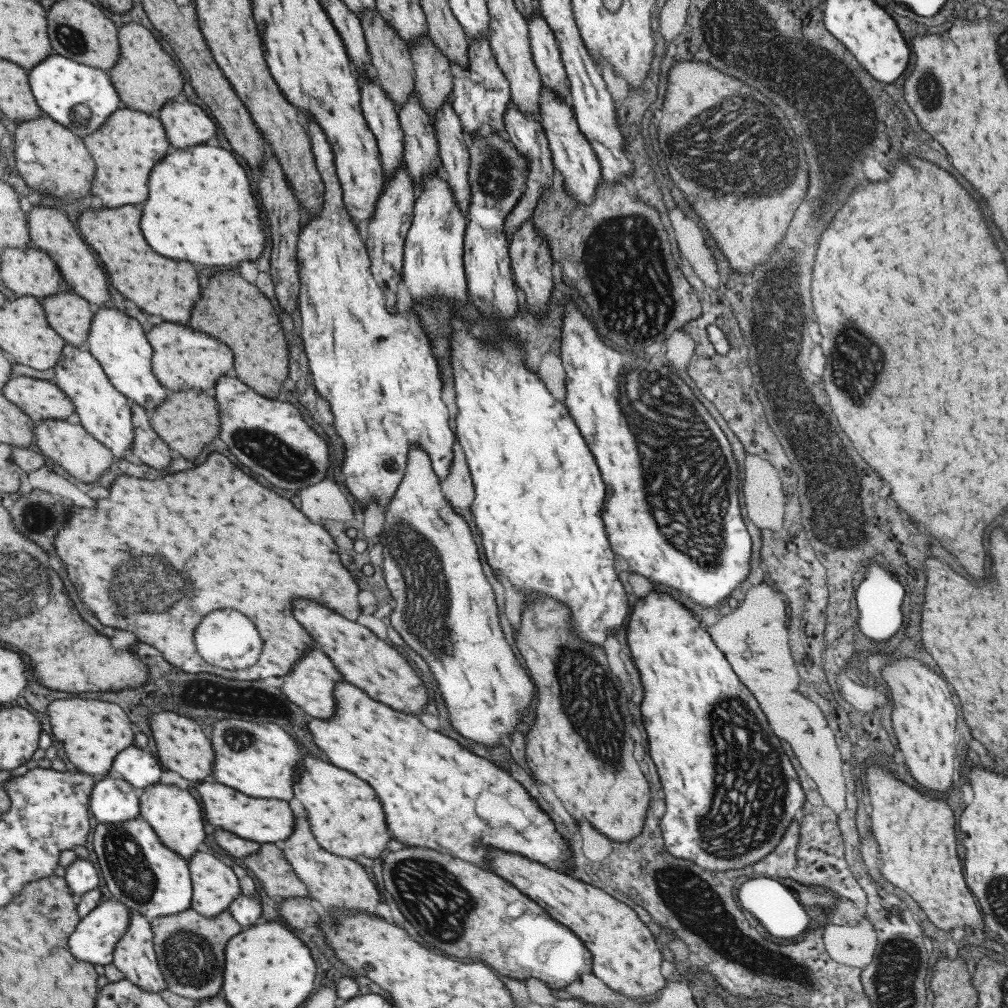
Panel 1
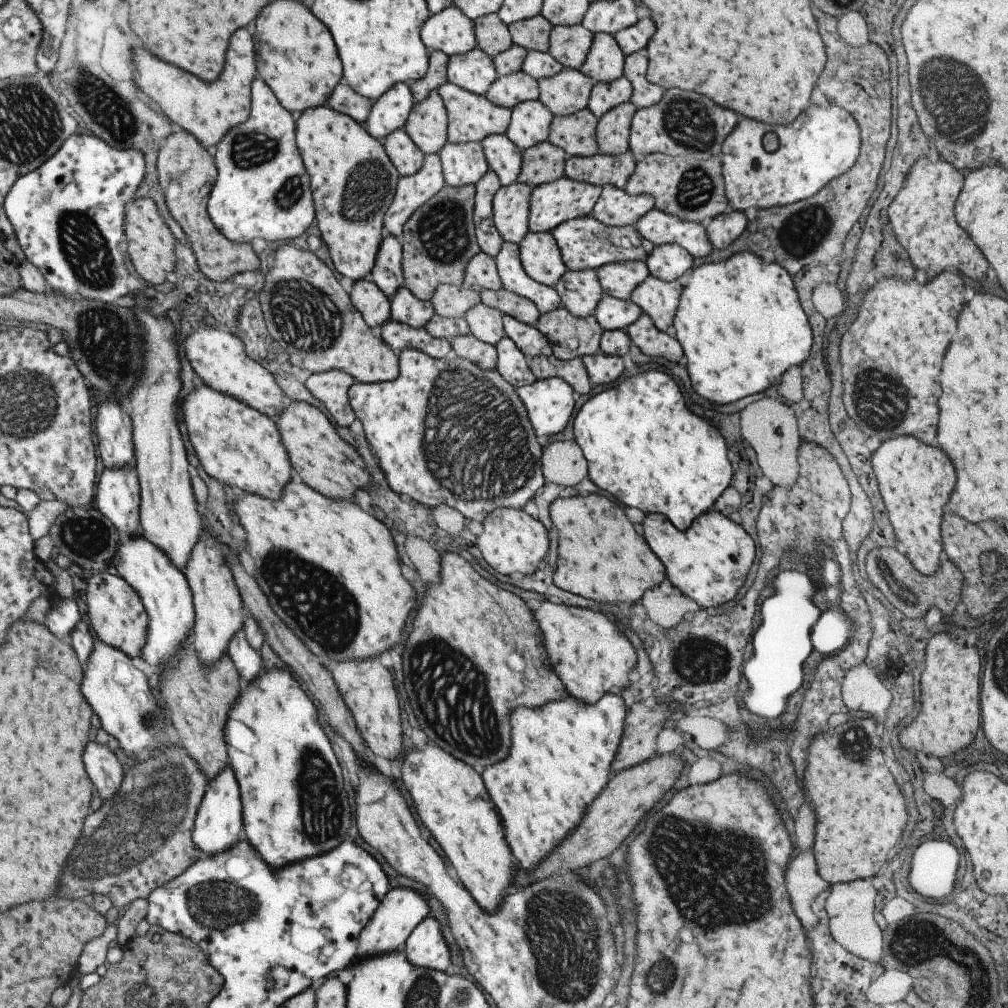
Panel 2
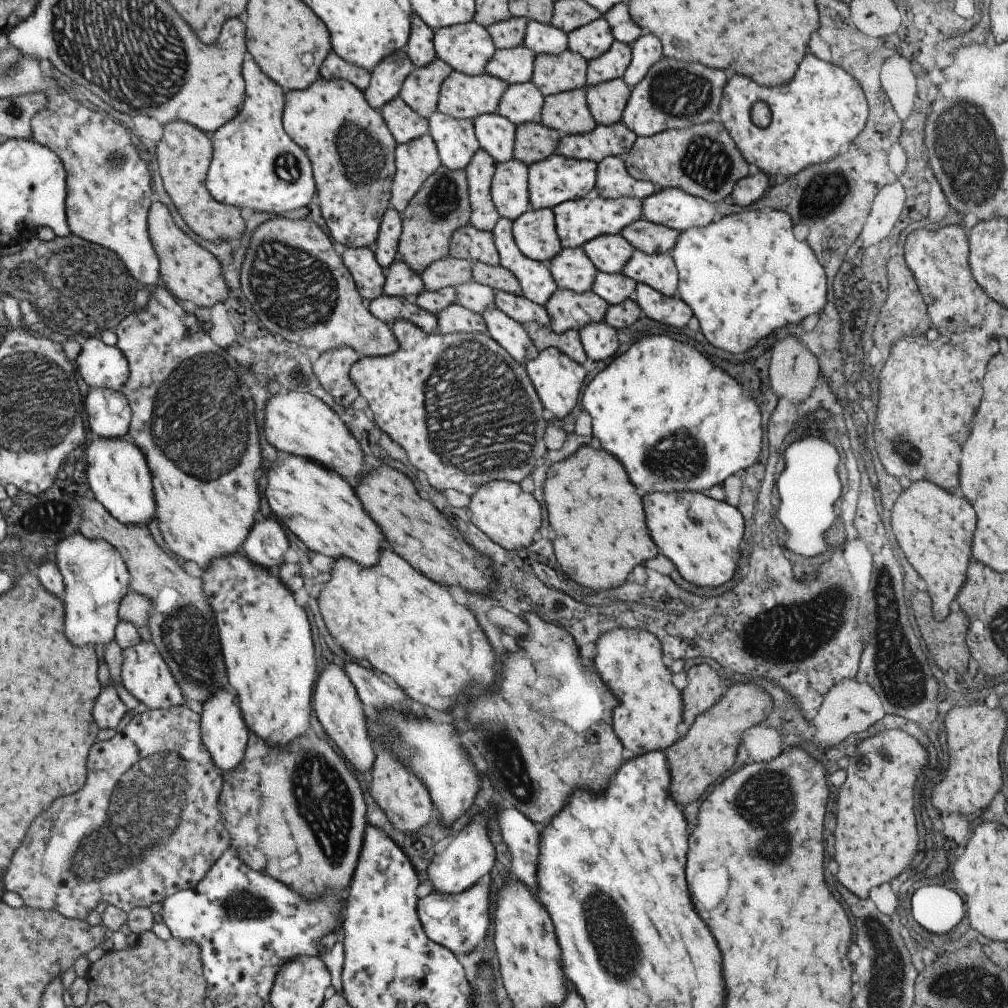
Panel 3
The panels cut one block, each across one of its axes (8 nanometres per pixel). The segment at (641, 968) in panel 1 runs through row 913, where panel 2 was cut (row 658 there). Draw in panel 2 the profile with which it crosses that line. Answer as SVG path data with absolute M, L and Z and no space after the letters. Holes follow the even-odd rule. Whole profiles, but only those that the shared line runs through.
M548 600L539 602L539 608L532 612L533 620L541 630L541 642L550 669L569 695L585 704L595 704L603 694L619 695L629 686L636 654L629 638L621 634L619 621L605 618L599 612L567 608Z

